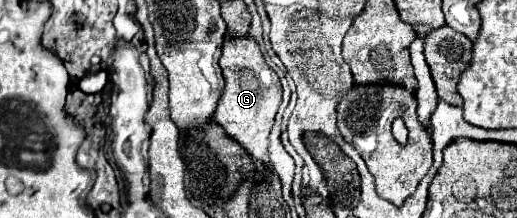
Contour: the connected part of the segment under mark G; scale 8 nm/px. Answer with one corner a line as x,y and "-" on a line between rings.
226,37
222,45
220,55
220,67
224,73
224,93
216,107
214,121
222,125
228,137
232,137
240,147
258,163
262,163
266,169
272,167
268,159
268,135
274,125
276,111
282,101
282,85
278,75
268,67
264,61
260,47
252,37
238,37
230,39

